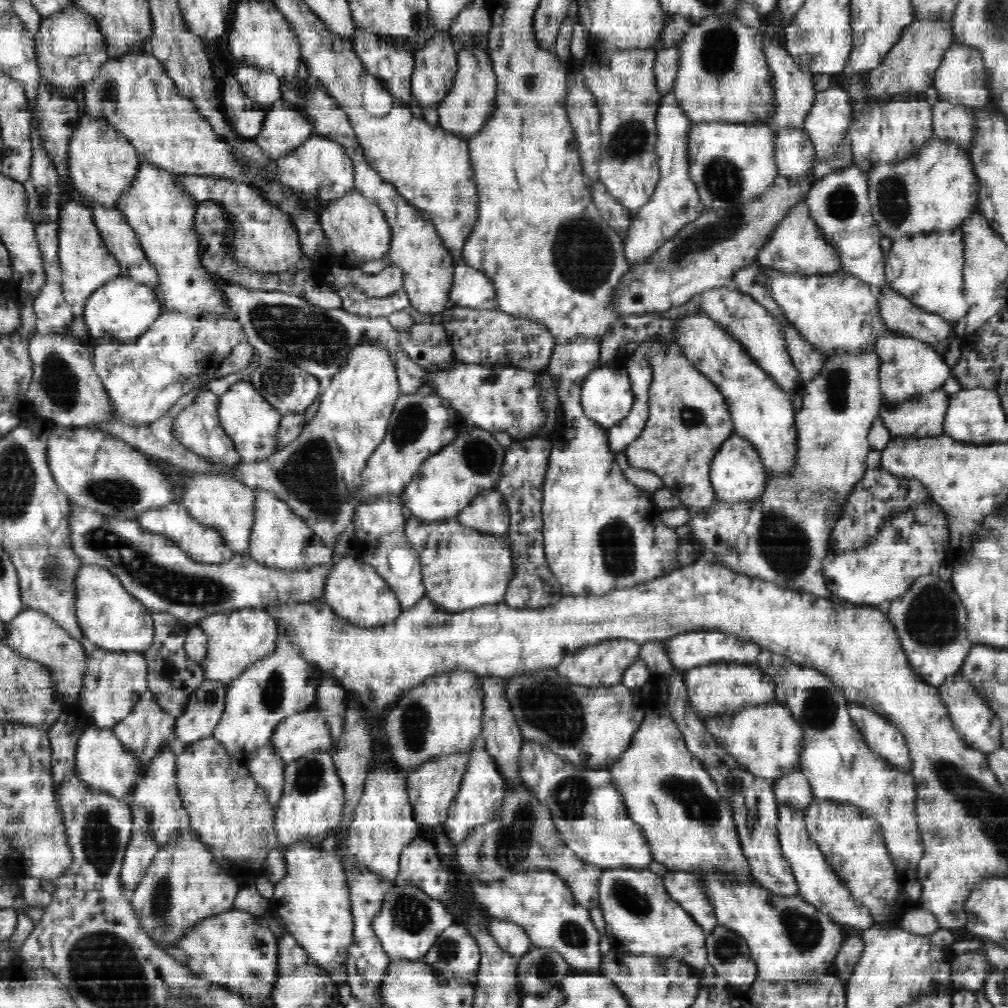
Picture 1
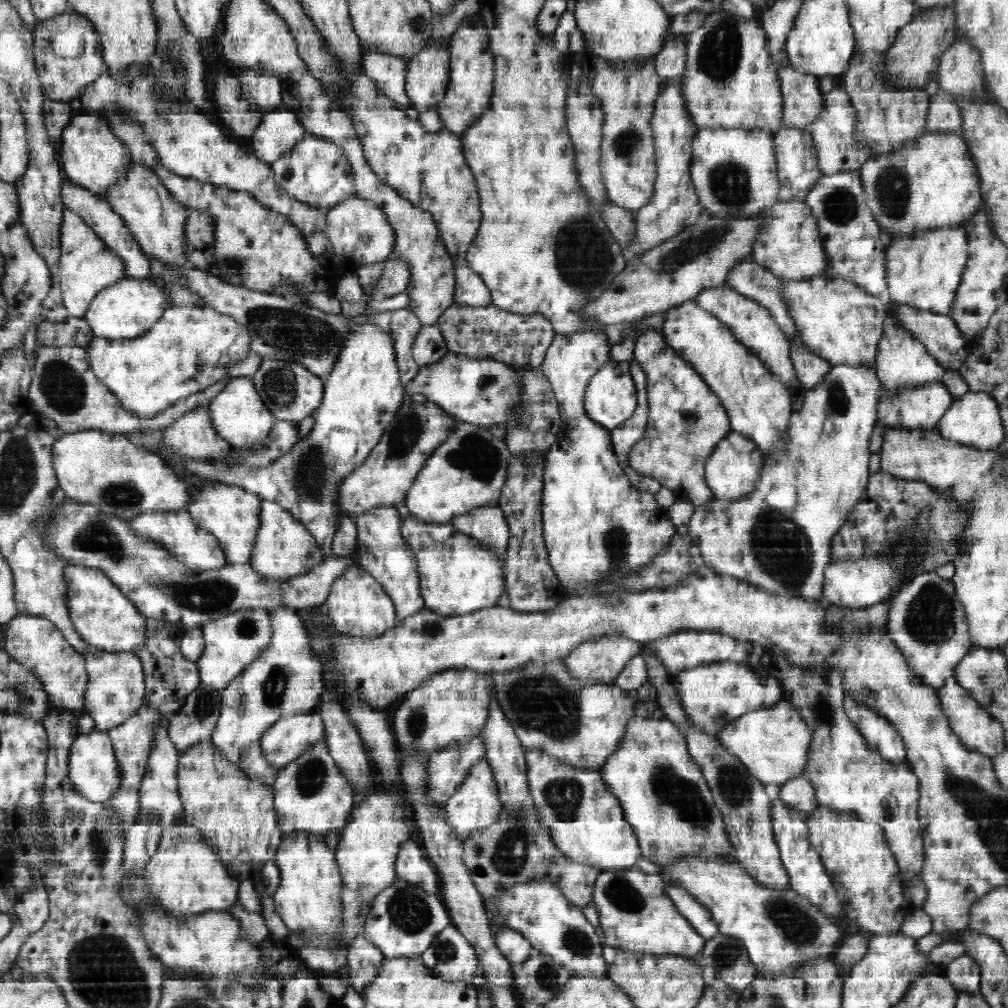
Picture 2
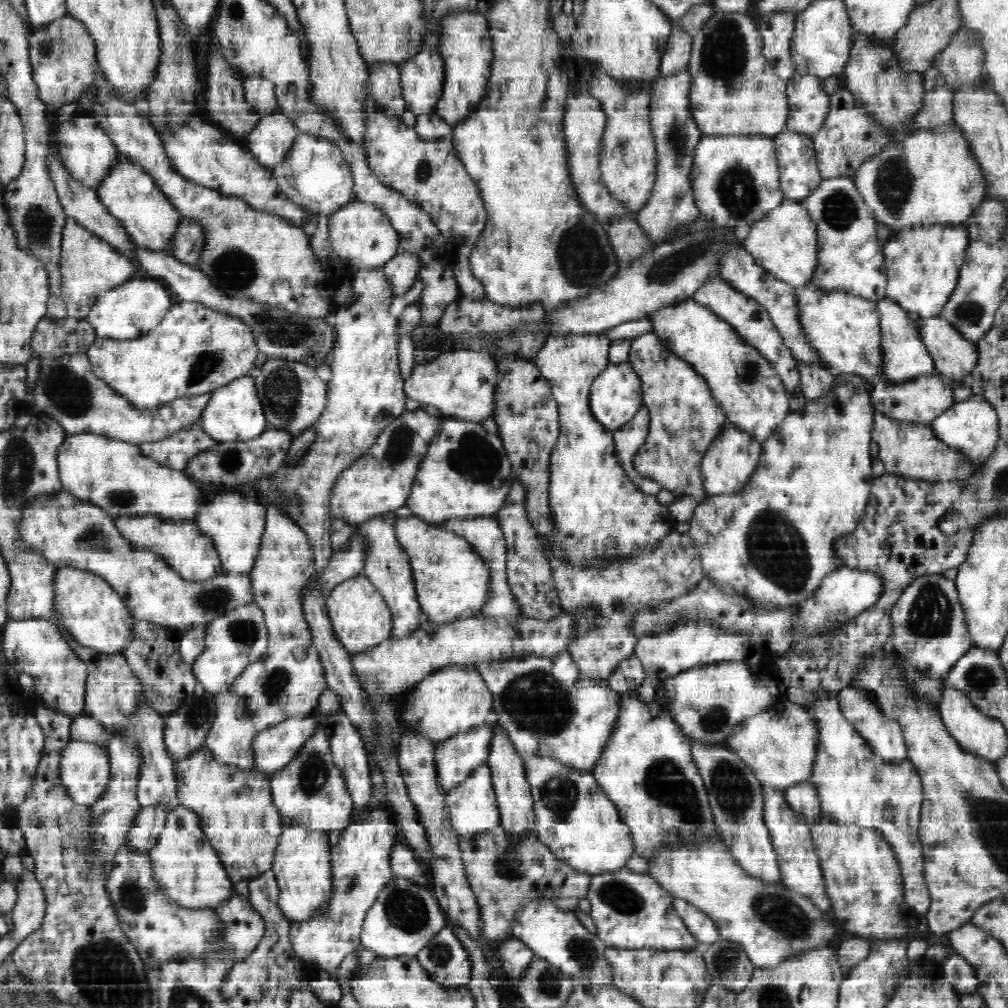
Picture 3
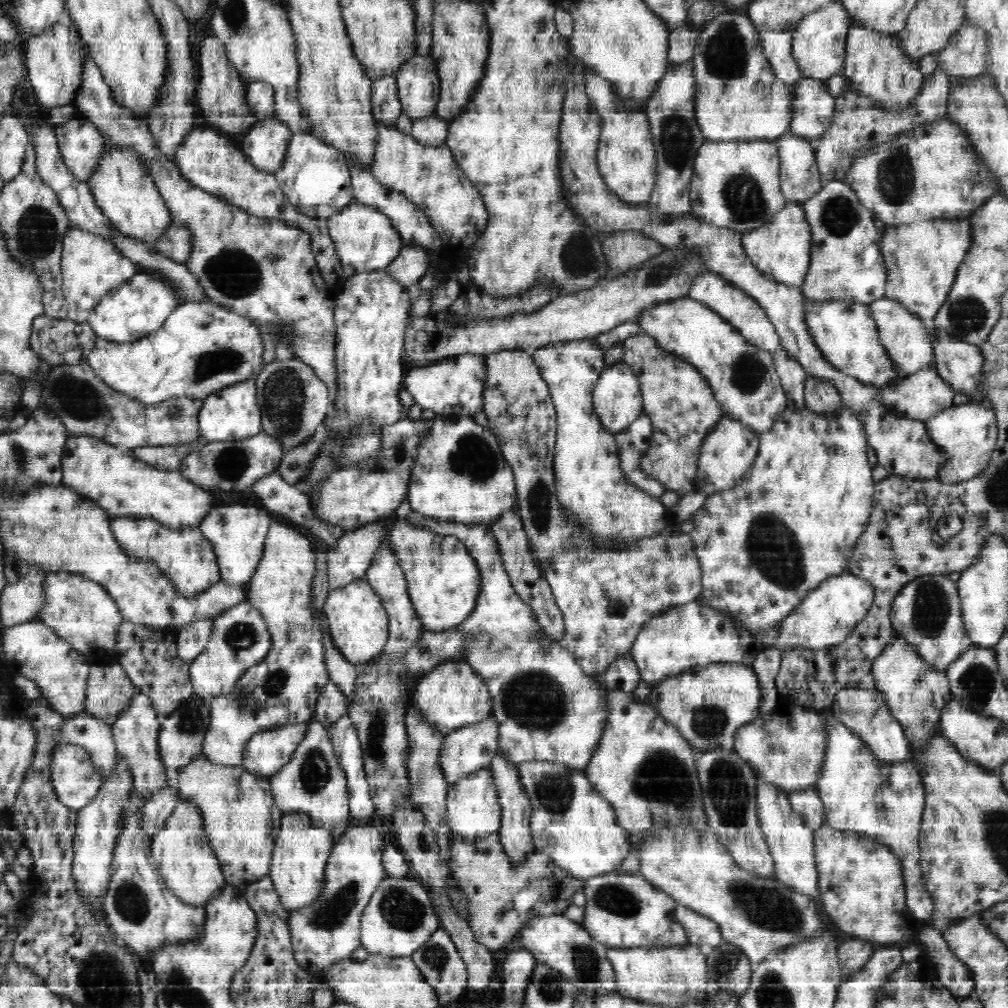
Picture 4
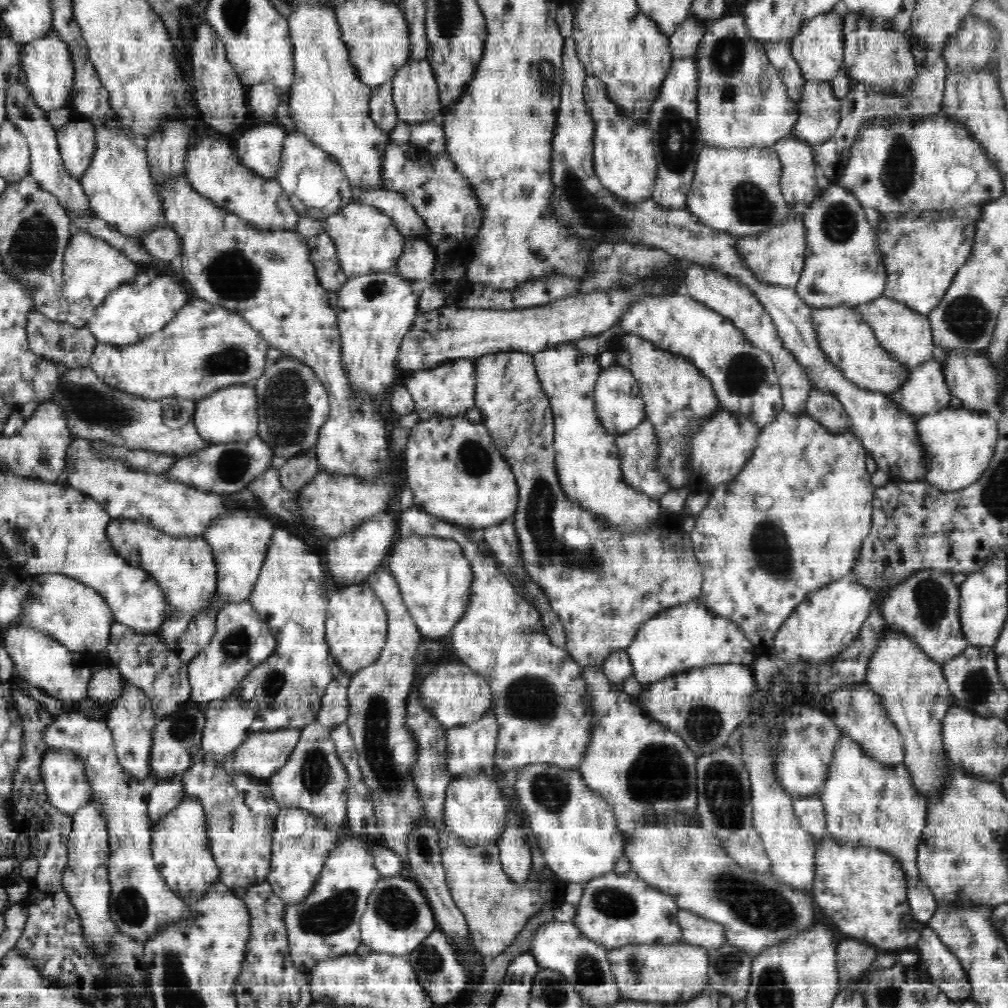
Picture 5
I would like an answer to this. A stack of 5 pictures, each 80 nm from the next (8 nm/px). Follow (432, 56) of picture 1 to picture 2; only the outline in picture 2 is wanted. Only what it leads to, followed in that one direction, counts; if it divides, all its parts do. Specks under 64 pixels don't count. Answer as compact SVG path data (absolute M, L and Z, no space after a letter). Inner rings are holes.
M437 41L426 46L421 52L407 62L407 75L405 87L410 105L418 112L423 113L435 109L444 98L447 91L449 76L451 74L451 50L447 43Z

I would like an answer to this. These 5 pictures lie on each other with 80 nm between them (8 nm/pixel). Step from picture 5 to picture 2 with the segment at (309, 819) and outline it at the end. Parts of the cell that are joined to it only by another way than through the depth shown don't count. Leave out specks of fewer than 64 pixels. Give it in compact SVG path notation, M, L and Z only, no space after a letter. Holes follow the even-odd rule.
M303 833L282 839L273 860L276 862L276 866L280 868L281 879L273 896L275 911L289 928L289 931L296 933L296 935L304 935L304 948L299 951L298 955L309 969L340 978L338 972L342 966L347 964L348 946L343 944L343 933L341 932L343 878L340 875L339 866L336 865L334 852L330 852L325 837Z

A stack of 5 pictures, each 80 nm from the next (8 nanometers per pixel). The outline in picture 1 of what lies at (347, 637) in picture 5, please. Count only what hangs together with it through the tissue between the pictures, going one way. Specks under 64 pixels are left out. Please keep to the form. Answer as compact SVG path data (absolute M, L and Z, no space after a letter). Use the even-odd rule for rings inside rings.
M353 549L344 554L338 563L332 564L325 578L323 599L337 617L367 628L390 624L403 611L399 597L386 579Z

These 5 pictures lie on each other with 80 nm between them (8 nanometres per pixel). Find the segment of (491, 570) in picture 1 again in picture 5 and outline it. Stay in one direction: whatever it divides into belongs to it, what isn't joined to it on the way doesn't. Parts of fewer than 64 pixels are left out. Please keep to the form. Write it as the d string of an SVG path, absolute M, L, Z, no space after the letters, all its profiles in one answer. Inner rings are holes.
M412 536L411 538L397 537L393 542L392 551L388 558L390 569L398 579L404 603L406 603L419 633L424 636L448 636L454 625L466 614L471 600L471 588L474 573L470 560L464 556L463 548L452 539L432 536Z

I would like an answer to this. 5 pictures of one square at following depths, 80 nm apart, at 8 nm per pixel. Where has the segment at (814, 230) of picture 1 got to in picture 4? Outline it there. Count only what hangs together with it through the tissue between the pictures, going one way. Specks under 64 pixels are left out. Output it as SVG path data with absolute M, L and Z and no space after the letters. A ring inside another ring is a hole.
M786 203L774 214L768 224L752 229L741 236L744 253L764 276L788 287L800 288L811 267L812 249L811 225L807 221L804 208L798 203Z

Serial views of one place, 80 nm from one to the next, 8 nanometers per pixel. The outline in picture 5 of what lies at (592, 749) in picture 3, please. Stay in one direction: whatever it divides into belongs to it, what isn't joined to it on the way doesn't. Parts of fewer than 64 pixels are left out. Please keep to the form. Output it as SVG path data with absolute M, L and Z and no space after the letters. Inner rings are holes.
M414 506L403 510L399 518L399 528L404 532L424 532L424 537L442 537L455 540L463 548L464 556L470 560L474 573L471 588L471 600L466 614L451 630L452 652L454 657L467 664L472 670L484 676L492 689L491 710L499 724L499 736L496 748L495 768L502 772L518 770L530 764L554 764L564 769L578 768L586 756L586 746L592 732L591 700L584 692L583 666L578 664L567 652L552 644L540 620L540 613L522 594L518 594L508 579L504 577L496 563L485 557L470 541L466 532L457 524L437 516L429 515Z

